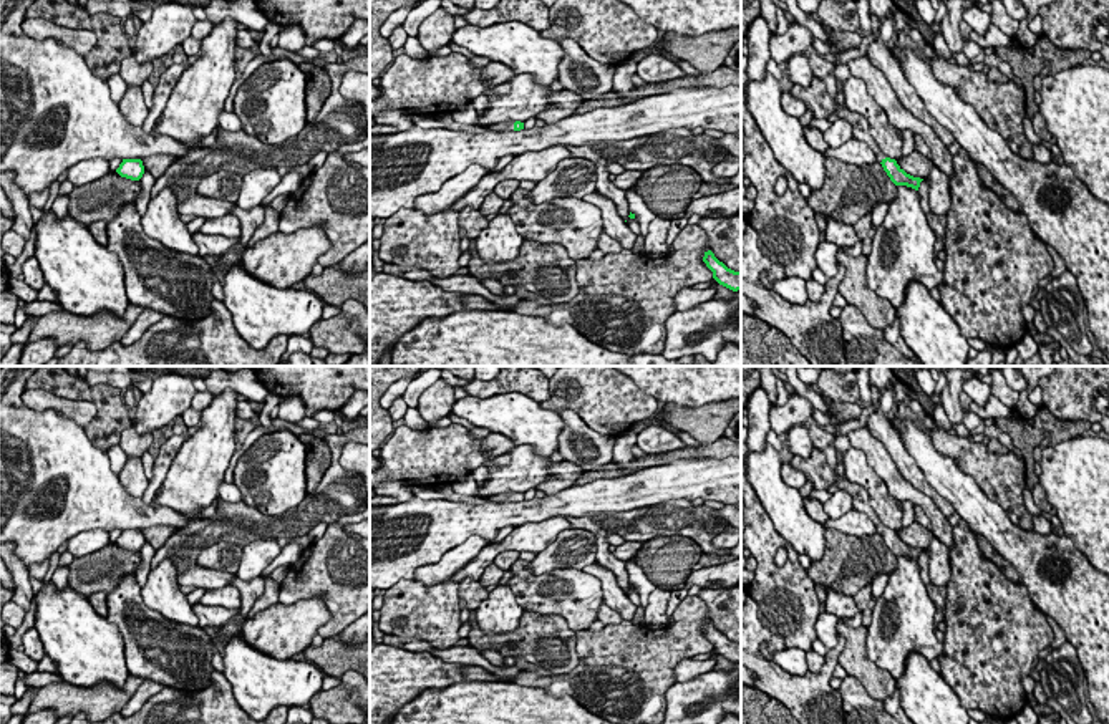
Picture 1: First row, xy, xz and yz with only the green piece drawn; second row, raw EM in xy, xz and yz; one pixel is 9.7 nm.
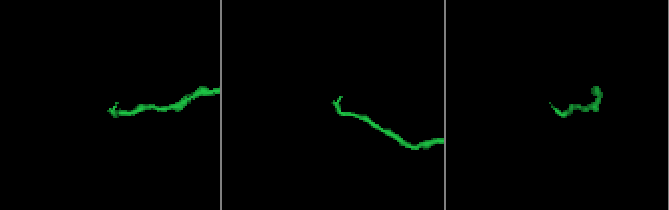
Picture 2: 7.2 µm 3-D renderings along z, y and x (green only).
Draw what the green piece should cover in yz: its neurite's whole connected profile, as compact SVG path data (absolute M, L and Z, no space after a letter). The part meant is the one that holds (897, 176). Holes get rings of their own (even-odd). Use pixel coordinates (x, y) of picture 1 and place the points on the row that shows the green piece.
M814 76L809 88L791 89L789 93L802 99L806 108L814 113L816 119L829 118L832 113L835 113L839 119L845 119L852 126L852 138L869 144L875 152L877 162L884 167L895 186L907 186L918 191L923 179L907 174L895 159L885 156L870 136L869 121L859 113L852 113L834 103L827 93L824 80Z

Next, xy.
M123 159L116 172L121 177L131 179L131 181L139 181L144 174L144 166L141 159Z

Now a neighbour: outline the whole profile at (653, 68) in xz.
M648 55L642 60L637 60L637 75L645 83L653 84L660 84L685 76L683 70L676 63L670 61L661 55Z

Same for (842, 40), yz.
M822 25L824 31L829 35L826 43L832 48L837 48L840 51L849 51L849 50L859 50L860 48L860 31L850 33L850 31L834 31L829 27Z

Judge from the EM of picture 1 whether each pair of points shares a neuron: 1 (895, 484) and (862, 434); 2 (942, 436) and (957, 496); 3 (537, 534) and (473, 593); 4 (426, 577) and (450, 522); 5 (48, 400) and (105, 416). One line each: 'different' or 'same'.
1: same
2: different
3: different
4: different
5: different

